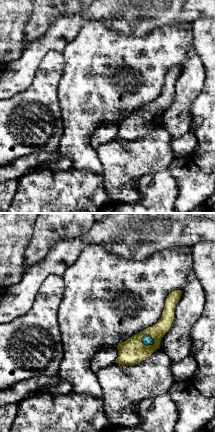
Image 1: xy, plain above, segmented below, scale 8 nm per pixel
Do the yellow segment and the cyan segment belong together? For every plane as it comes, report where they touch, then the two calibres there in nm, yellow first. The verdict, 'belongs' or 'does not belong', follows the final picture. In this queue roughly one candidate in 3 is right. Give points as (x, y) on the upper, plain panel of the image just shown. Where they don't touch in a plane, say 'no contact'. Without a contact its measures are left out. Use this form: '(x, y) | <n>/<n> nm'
(148, 121) | 220/80 nm

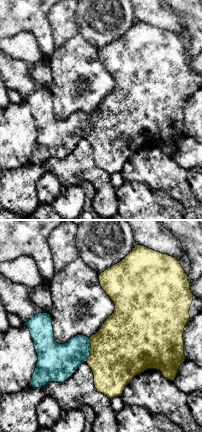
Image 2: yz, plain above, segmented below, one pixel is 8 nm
(90, 126) | 480/280 nm

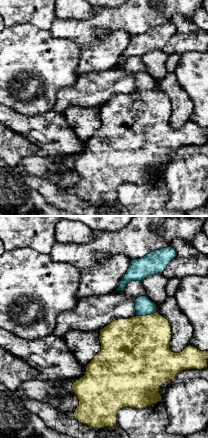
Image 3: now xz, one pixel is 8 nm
(146, 91) | 460/140 nm

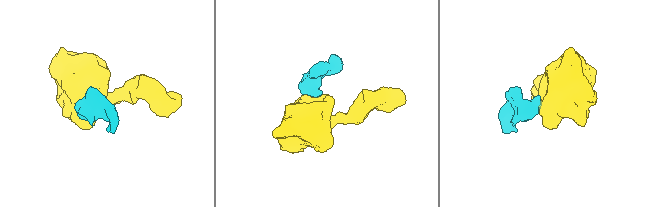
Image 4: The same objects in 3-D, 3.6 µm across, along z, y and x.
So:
belongs

